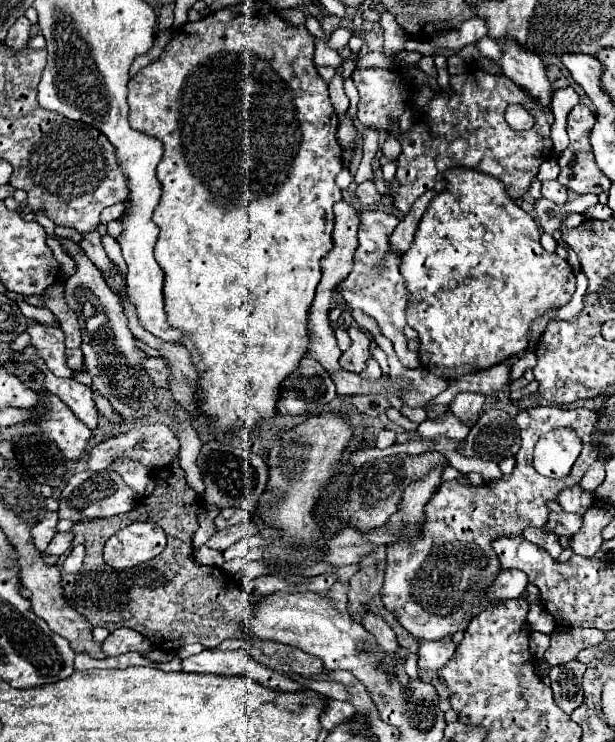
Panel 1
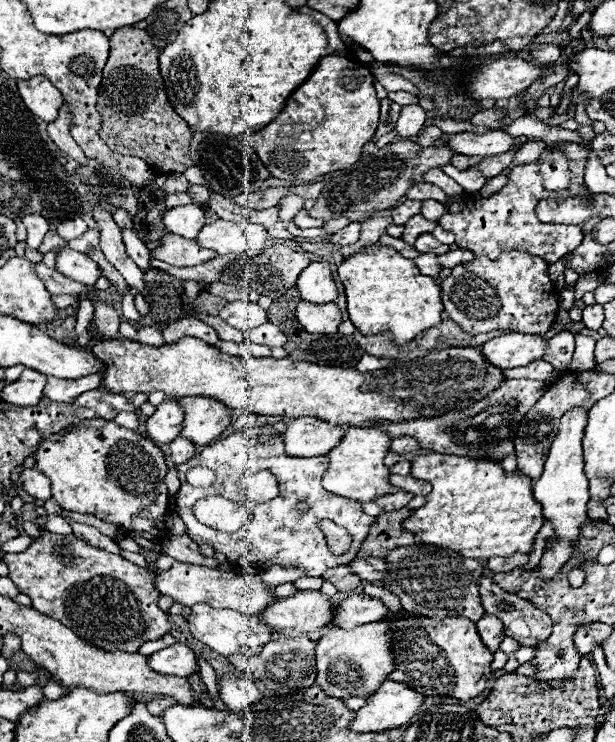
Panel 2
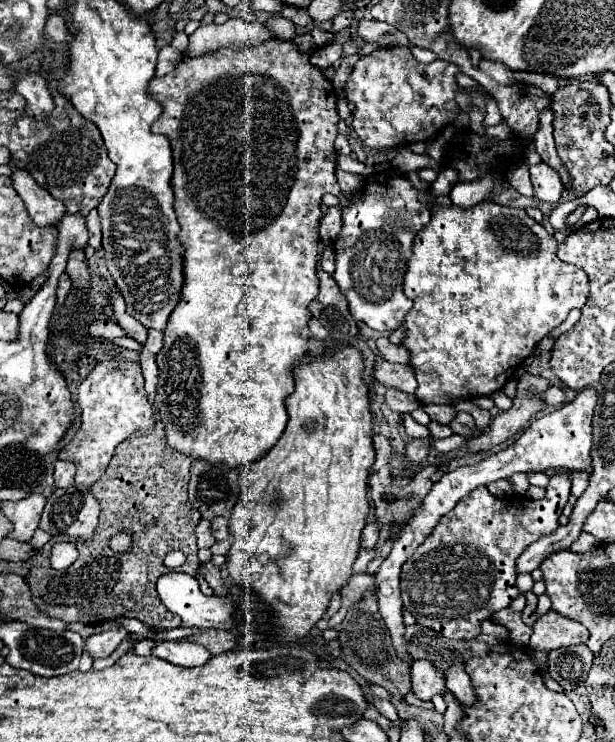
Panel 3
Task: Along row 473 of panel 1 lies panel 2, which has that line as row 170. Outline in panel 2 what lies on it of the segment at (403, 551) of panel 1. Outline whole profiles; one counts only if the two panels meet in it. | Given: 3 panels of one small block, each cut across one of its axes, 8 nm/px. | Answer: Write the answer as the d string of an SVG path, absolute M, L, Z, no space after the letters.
M556 142L556 148L564 148L570 156L570 174L572 182L568 190L560 192L548 192L542 186L542 180L538 178L538 164L522 164L516 166L510 172L508 184L502 188L502 192L496 192L488 198L482 198L480 194L460 194L466 204L460 214L450 214L446 212L438 222L442 224L444 230L450 230L456 234L456 242L460 248L466 248L474 252L476 256L490 256L496 258L502 250L520 250L532 256L540 256L548 264L554 264L556 260L564 258L568 252L576 250L580 246L584 232L580 226L550 226L544 224L536 218L536 202L543 198L565 199L569 196L586 196L584 188L584 170L586 170L586 160L588 160L588 148L582 148L580 144L572 142Z

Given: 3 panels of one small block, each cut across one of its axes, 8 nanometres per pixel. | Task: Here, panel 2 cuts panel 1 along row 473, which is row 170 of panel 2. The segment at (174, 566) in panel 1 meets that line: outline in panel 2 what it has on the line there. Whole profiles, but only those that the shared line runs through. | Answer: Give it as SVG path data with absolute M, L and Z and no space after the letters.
M124 26L114 30L110 36L110 58L104 66L104 78L98 90L98 102L96 108L102 116L102 128L100 138L114 150L126 156L138 156L142 158L152 170L160 174L168 172L184 172L188 166L194 166L194 162L188 156L188 144L192 138L192 130L186 126L186 122L172 110L166 92L164 92L164 80L160 76L158 68L158 48L152 46L152 40L146 30L140 30L136 26Z

